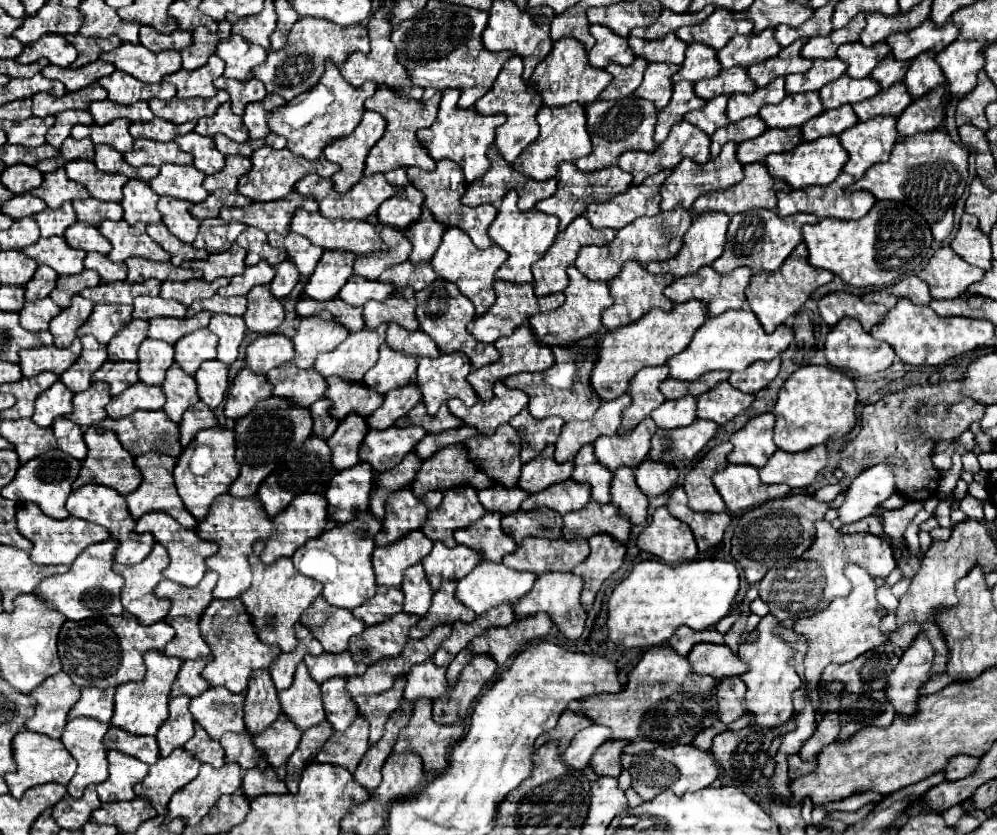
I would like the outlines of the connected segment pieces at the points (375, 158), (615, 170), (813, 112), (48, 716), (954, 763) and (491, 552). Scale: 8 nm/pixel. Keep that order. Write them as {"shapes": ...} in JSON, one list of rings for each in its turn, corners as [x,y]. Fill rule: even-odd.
{"shapes":[[[[378,87],[376,93],[372,95],[372,99],[368,99],[368,103],[364,103],[364,107],[380,113],[388,121],[388,125],[386,125],[386,133],[382,135],[382,139],[368,153],[364,175],[368,177],[368,175],[376,175],[376,173],[386,173],[386,171],[398,169],[398,167],[420,167],[424,171],[434,171],[436,161],[418,145],[416,131],[422,127],[430,127],[436,121],[438,103],[440,103],[440,95],[434,95],[428,103],[422,103],[422,101],[414,101],[414,99],[400,99],[392,89]]],[[[562,163],[560,169],[558,169],[558,189],[556,189],[556,193],[552,197],[536,203],[536,209],[542,211],[542,213],[548,213],[548,215],[556,215],[560,219],[558,229],[564,231],[576,217],[580,217],[586,211],[586,207],[590,203],[610,201],[612,197],[624,193],[630,187],[630,183],[632,183],[632,175],[624,173],[618,165],[594,171],[594,173],[582,173],[574,167],[574,163]]],[[[796,93],[786,95],[778,105],[766,105],[760,109],[760,119],[768,129],[790,129],[802,127],[808,119],[820,115],[822,103],[818,93]]],[[[60,671],[58,675],[48,677],[30,695],[36,699],[36,713],[24,723],[24,729],[60,739],[64,733],[66,715],[78,701],[80,689],[66,673]]],[[[958,755],[958,757],[954,757],[954,759],[946,765],[946,769],[944,769],[946,779],[948,779],[948,781],[964,779],[964,777],[968,777],[968,775],[972,775],[972,773],[976,771],[978,763],[980,763],[980,759],[976,759],[976,757]]],[[[486,513],[482,519],[478,519],[472,527],[456,531],[454,539],[460,545],[466,545],[480,553],[480,561],[484,563],[502,563],[502,557],[506,553],[516,551],[516,543],[512,537],[508,537],[500,527],[500,513]]]]}

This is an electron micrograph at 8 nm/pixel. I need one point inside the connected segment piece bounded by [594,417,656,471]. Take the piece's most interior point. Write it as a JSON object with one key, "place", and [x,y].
{"place":[629,451]}

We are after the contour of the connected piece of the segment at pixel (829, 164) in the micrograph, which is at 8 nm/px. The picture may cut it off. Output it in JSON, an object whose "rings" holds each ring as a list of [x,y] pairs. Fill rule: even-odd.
{"rings":[[[820,137],[820,139],[810,141],[810,143],[798,143],[788,153],[782,153],[782,155],[776,153],[776,155],[768,155],[768,159],[764,159],[768,173],[776,179],[786,181],[792,189],[832,183],[838,177],[838,173],[842,171],[846,161],[848,161],[848,153],[840,147],[838,137]]]}

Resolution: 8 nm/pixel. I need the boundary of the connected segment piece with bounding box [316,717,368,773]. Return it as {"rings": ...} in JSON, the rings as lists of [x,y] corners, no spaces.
{"rings":[[[356,717],[356,721],[344,733],[332,733],[332,737],[324,743],[324,747],[316,755],[316,761],[340,765],[350,773],[354,773],[366,751],[368,751],[368,723],[364,717]]]}

